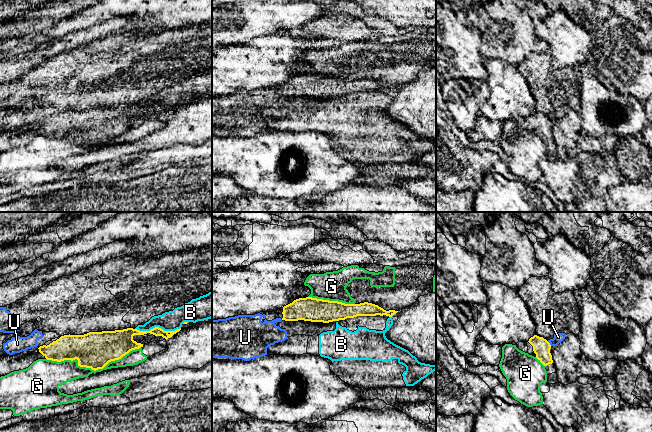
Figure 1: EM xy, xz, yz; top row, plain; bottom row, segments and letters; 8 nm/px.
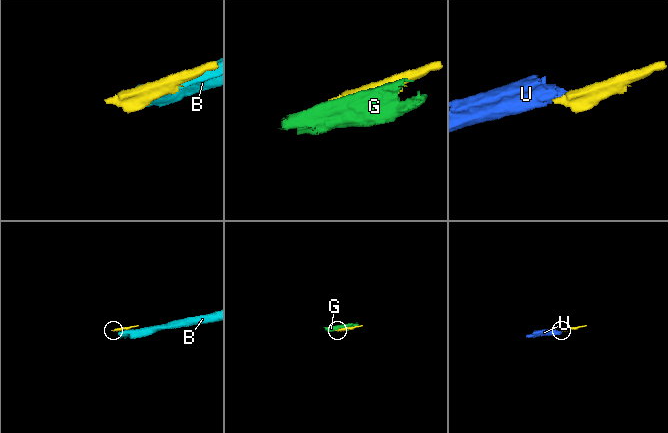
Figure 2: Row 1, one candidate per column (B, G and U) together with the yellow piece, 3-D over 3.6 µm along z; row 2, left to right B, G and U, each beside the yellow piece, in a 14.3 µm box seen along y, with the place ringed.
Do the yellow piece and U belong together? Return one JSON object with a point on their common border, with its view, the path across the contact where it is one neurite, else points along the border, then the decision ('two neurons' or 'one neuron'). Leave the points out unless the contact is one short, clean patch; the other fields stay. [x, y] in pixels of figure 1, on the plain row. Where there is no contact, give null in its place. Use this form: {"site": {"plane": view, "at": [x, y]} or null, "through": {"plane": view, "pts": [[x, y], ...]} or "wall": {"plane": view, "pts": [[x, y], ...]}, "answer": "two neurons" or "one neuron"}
{"site": {"plane": "yz", "at": [549, 119]}, "wall": {"plane": "yz", "pts": [[547, 117], [551, 121]]}, "answer": "two neurons"}

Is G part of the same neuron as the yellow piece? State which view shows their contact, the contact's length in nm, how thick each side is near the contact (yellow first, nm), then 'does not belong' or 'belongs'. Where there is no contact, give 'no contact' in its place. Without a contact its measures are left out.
contact in xy; length 750 nm; calibres 300 and 180 nm; does not belong

